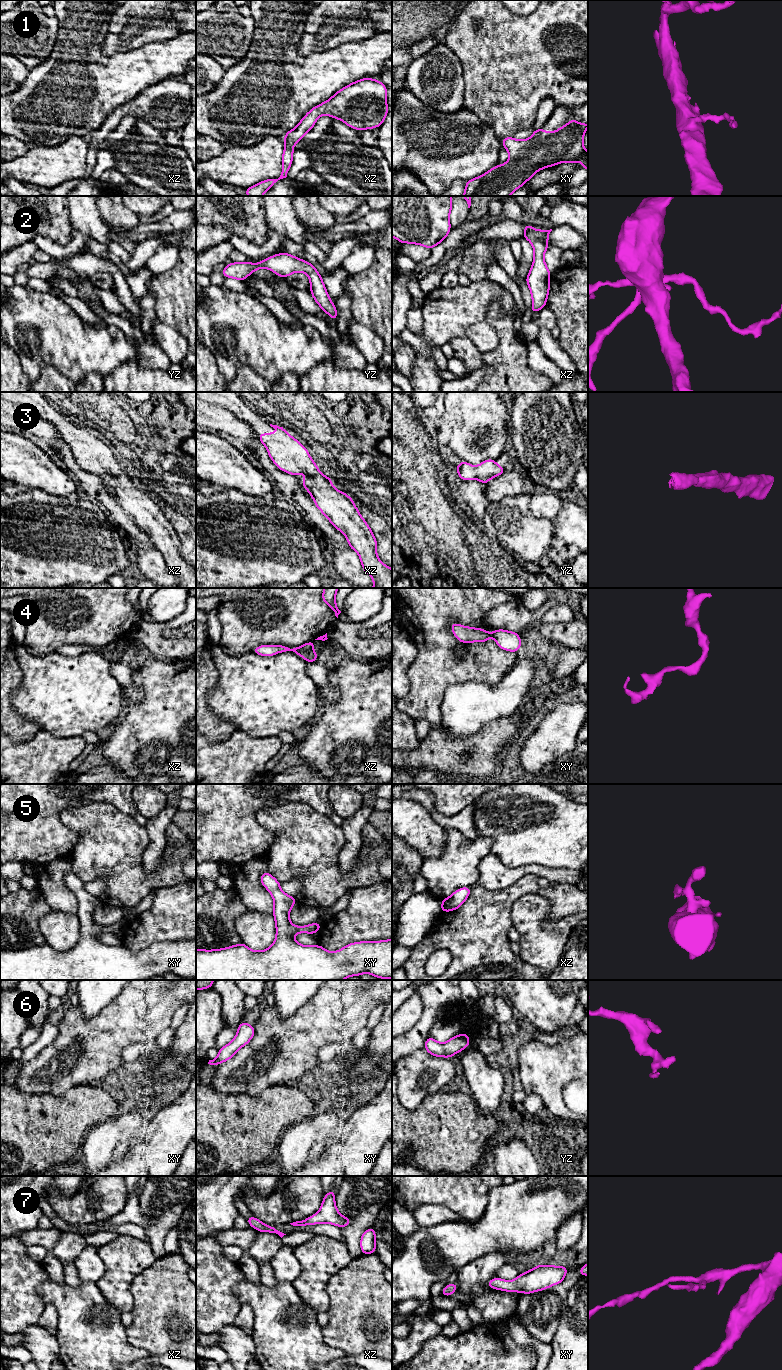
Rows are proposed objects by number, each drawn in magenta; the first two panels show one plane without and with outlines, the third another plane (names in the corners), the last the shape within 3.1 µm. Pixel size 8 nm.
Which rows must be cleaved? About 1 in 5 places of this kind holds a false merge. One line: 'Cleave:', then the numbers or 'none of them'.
Cleave: none of them

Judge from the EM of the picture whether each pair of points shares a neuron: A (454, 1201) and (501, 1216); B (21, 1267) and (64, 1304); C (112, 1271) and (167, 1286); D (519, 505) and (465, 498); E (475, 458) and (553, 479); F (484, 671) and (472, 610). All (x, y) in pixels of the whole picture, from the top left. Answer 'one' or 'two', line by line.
A: two
B: two
C: two
D: two
E: two
F: one

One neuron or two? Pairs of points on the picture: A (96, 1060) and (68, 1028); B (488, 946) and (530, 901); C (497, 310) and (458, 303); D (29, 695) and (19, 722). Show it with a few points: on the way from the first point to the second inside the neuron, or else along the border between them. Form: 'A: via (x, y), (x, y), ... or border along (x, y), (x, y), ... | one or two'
A: via (87, 1050), (85, 1037), (78, 1033) | one
B: border along (519, 898), (512, 905), (512, 926) | two
C: border along (510, 314), (493, 302), (484, 320) | two
D: border along (12, 694), (11, 706), (34, 721), (39, 729) | two

